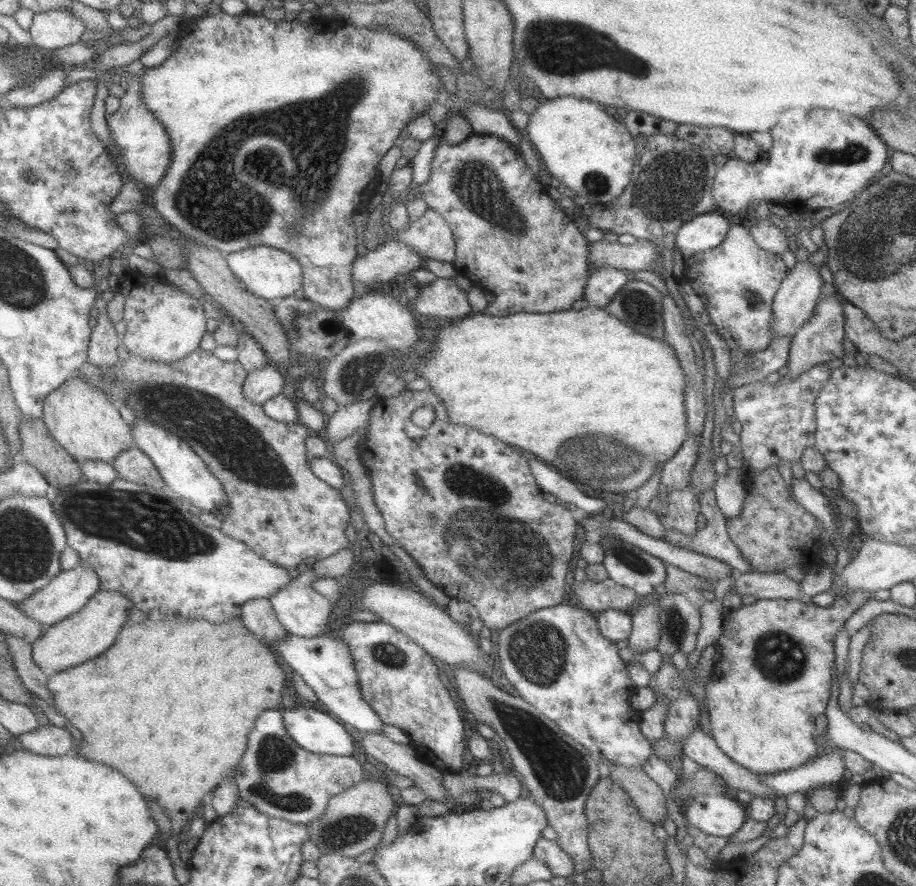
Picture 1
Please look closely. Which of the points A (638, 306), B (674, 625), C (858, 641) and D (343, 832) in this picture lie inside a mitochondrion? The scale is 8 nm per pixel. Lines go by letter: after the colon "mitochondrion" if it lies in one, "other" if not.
A: mitochondrion
B: mitochondrion
C: other
D: mitochondrion

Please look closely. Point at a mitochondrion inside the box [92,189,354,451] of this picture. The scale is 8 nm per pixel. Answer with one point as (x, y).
(328, 329)

